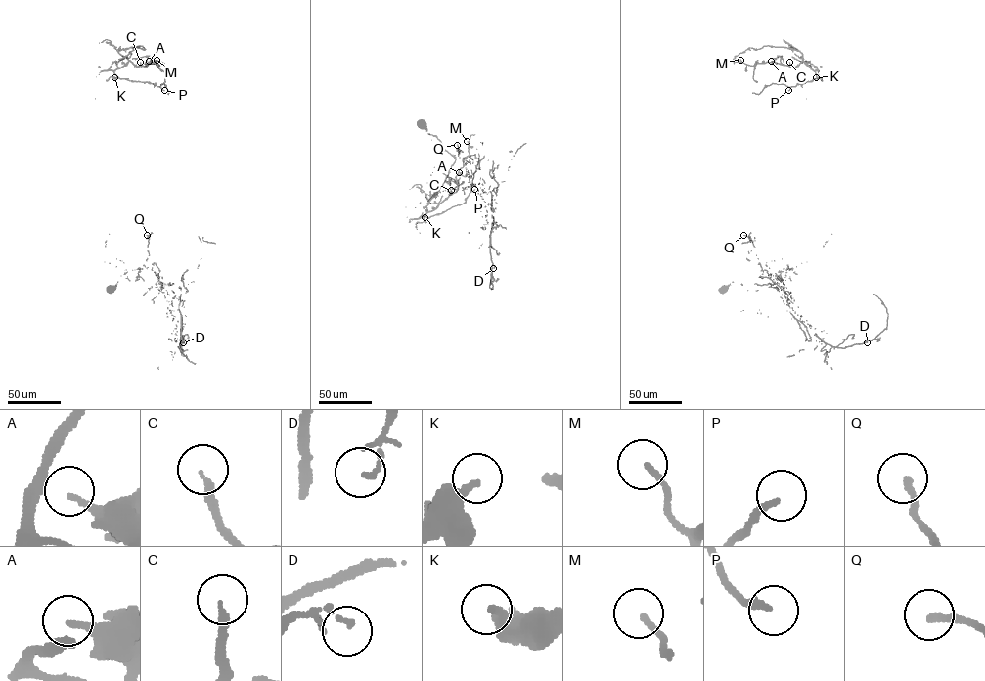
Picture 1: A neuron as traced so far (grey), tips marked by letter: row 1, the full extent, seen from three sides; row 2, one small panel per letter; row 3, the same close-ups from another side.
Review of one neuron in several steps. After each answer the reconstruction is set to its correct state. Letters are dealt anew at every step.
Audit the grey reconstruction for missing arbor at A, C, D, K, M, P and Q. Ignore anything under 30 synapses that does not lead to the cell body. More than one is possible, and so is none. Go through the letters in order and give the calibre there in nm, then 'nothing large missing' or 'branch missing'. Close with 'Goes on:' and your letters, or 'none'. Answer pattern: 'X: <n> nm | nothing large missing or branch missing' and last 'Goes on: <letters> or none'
A: 190 nm | nothing large missing
C: 220 nm | branch missing
D: 140 nm | nothing large missing
K: 280 nm | nothing large missing
M: 160 nm | nothing large missing
P: 200 nm | nothing large missing
Q: 200 nm | nothing large missing
Goes on: C

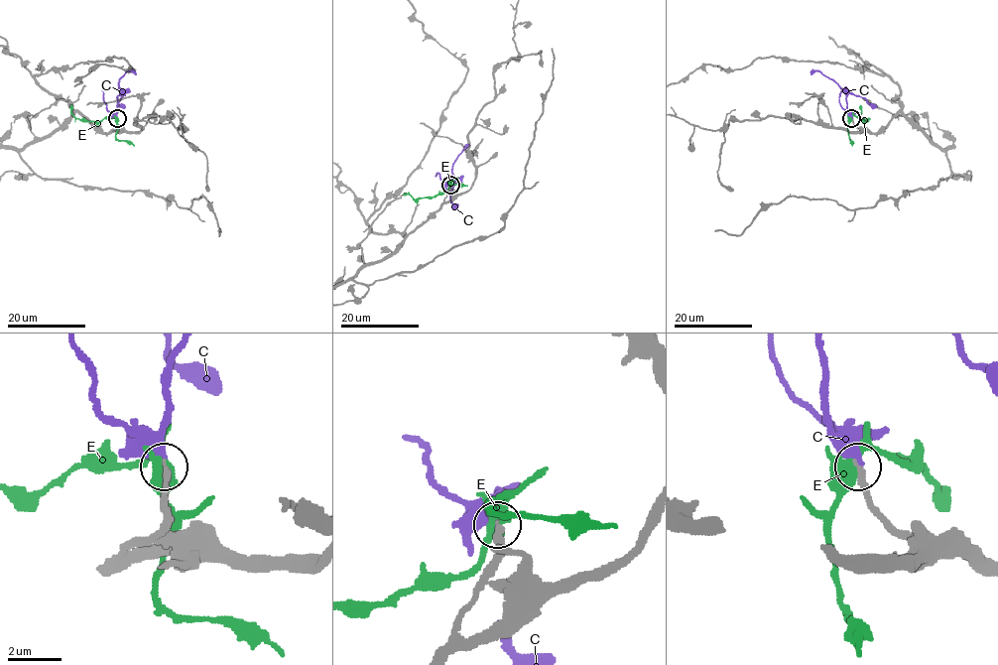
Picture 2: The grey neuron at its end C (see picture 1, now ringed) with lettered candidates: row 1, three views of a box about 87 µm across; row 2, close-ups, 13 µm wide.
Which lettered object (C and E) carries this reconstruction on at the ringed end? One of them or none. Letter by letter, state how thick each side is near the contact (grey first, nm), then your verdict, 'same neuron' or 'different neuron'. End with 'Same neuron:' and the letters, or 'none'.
C: 280 nm thick on the grey side, 320 nm on the other; same neuron
E: 280 nm thick on the grey side, 400 nm on the other; different neuron
Same neuron: C

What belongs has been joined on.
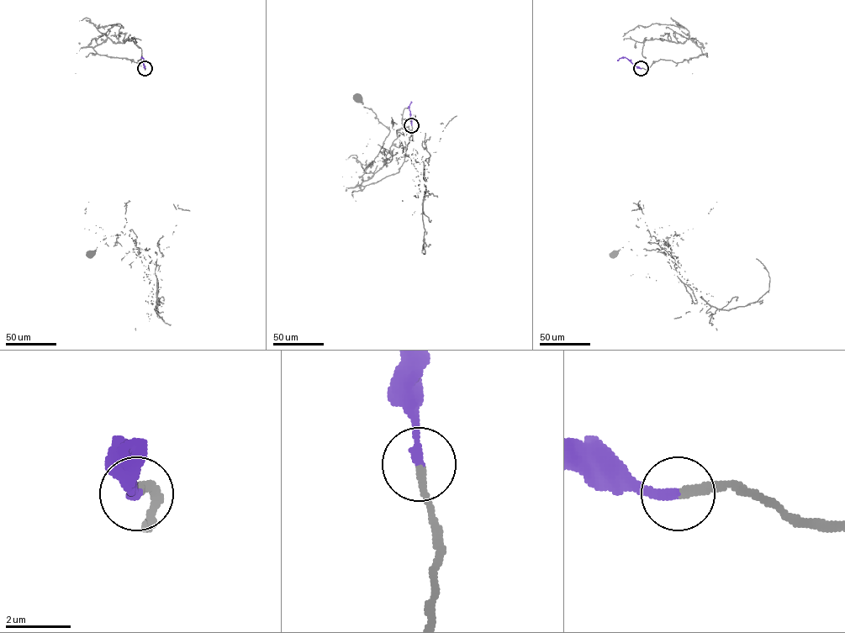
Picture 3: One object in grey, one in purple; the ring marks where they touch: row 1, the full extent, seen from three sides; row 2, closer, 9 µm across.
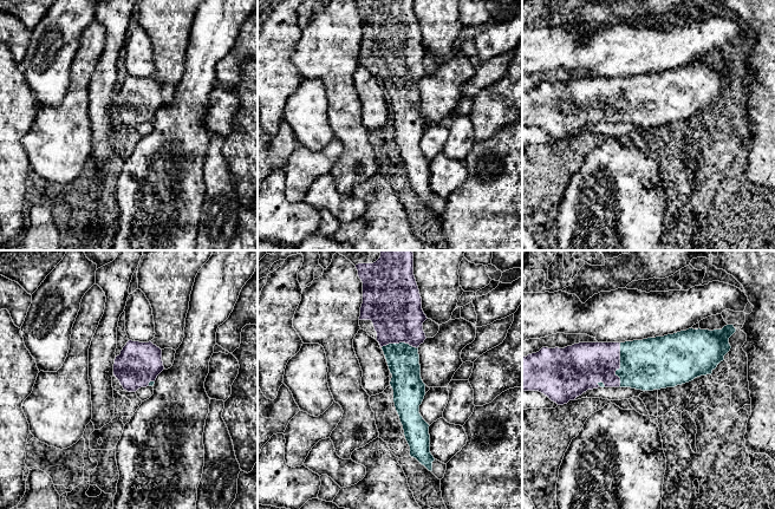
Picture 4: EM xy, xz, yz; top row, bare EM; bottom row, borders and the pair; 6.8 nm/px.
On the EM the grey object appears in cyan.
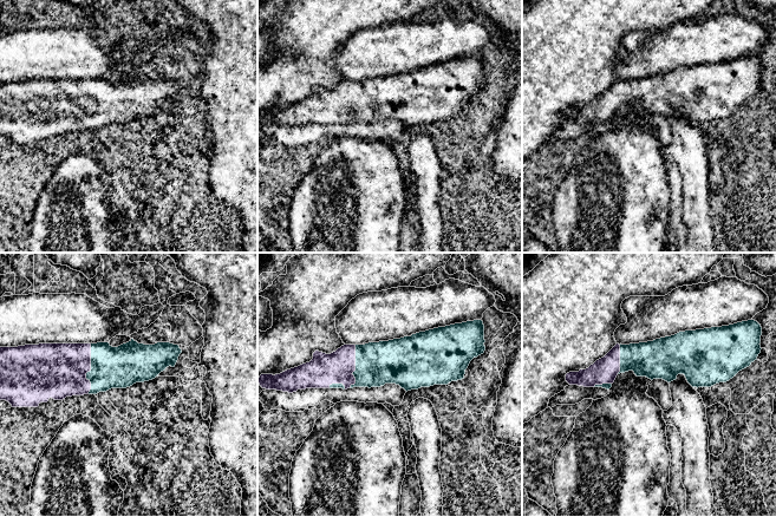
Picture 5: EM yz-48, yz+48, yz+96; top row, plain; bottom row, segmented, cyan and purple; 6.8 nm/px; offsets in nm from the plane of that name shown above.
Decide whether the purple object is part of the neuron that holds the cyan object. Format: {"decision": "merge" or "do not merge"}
{"decision": "merge"}

